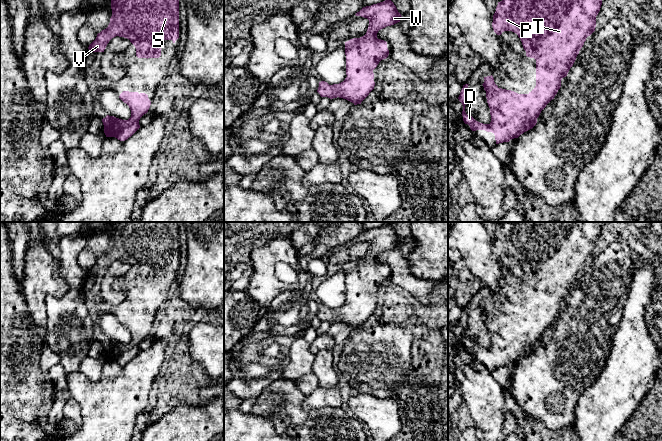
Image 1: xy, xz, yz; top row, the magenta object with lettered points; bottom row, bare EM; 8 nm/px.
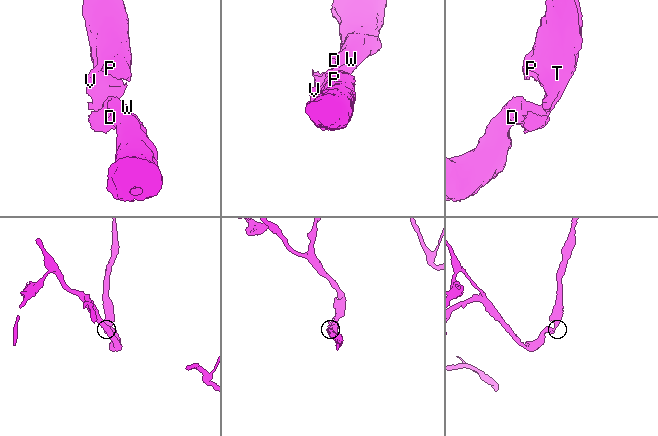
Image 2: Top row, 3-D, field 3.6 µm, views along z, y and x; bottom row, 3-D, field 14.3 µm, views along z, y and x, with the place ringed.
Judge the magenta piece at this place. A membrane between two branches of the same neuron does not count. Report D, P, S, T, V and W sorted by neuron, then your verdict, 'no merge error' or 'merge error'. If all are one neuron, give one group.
groups D P S T V W; no merge error

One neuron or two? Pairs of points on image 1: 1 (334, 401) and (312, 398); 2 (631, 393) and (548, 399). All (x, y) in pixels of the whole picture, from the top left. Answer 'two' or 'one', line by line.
1: one
2: two

